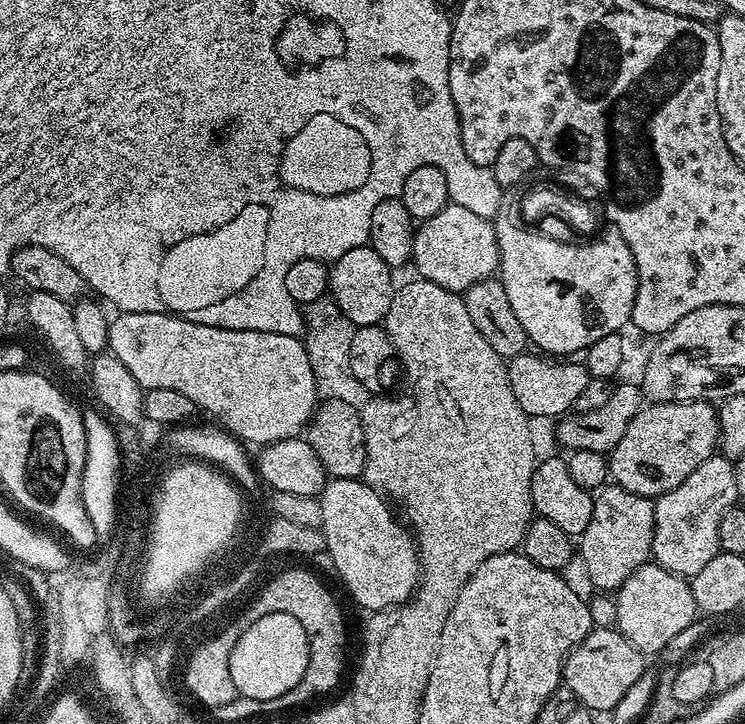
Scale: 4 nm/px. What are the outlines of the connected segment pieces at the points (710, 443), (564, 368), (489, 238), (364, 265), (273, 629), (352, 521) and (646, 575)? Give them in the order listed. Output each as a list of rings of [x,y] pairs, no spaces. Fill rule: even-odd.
[[[709,401],[649,403],[626,426],[626,434],[622,434],[618,446],[608,456],[608,474],[630,494],[655,498],[686,482],[702,462],[717,455],[719,443],[720,417]]]
[[[525,350],[507,361],[510,390],[514,390],[514,398],[518,398],[518,406],[522,406],[522,410],[529,418],[536,416],[560,418],[575,409],[578,396],[585,389],[589,375],[583,363],[568,363],[572,362],[549,358],[532,350]]]
[[[448,203],[438,210],[434,218],[419,221],[412,237],[412,259],[415,275],[421,280],[429,280],[442,290],[462,294],[470,286],[482,280],[491,280],[500,266],[500,251],[496,237],[496,225],[492,220],[478,218],[466,206]]]
[[[370,246],[346,250],[346,254],[331,261],[328,292],[334,298],[341,317],[345,321],[348,319],[352,326],[370,326],[383,322],[396,293],[396,288],[391,285],[392,271]]]
[[[281,612],[266,614],[241,634],[229,662],[234,686],[243,699],[273,700],[302,682],[308,665],[308,635],[298,618]]]
[[[360,478],[329,479],[318,499],[322,506],[319,529],[324,534],[326,555],[332,559],[332,564],[336,567],[345,590],[352,595],[353,602],[358,607],[365,608],[365,613],[368,614],[392,608],[396,604],[405,604],[416,591],[420,579],[420,554],[416,551],[413,533],[403,523],[400,525],[395,514],[388,509],[389,501]]]
[[[643,564],[615,593],[617,604],[618,631],[627,638],[638,651],[651,654],[660,652],[675,636],[680,636],[698,617],[692,585],[685,577],[676,576],[661,564]]]

